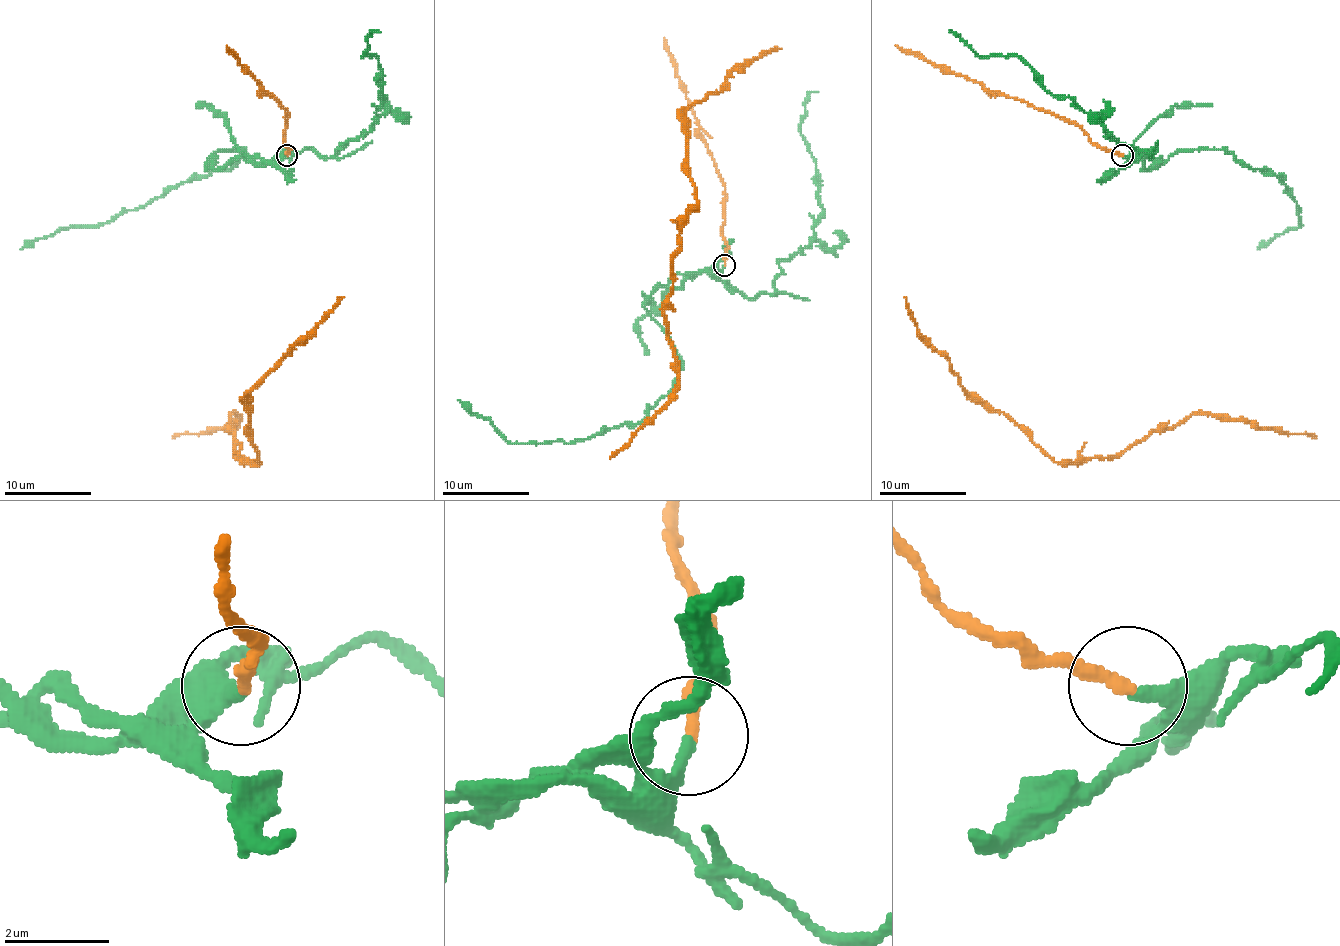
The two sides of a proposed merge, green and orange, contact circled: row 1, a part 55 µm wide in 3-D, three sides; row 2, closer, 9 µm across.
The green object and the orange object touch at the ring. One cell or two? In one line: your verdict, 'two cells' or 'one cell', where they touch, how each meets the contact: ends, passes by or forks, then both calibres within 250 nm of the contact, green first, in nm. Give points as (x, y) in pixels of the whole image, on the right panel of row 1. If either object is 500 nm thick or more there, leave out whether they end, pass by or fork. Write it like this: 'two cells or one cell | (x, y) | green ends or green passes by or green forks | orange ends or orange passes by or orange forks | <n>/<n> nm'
two cells | (1122, 155) | green ends | orange ends | 240/280 nm

